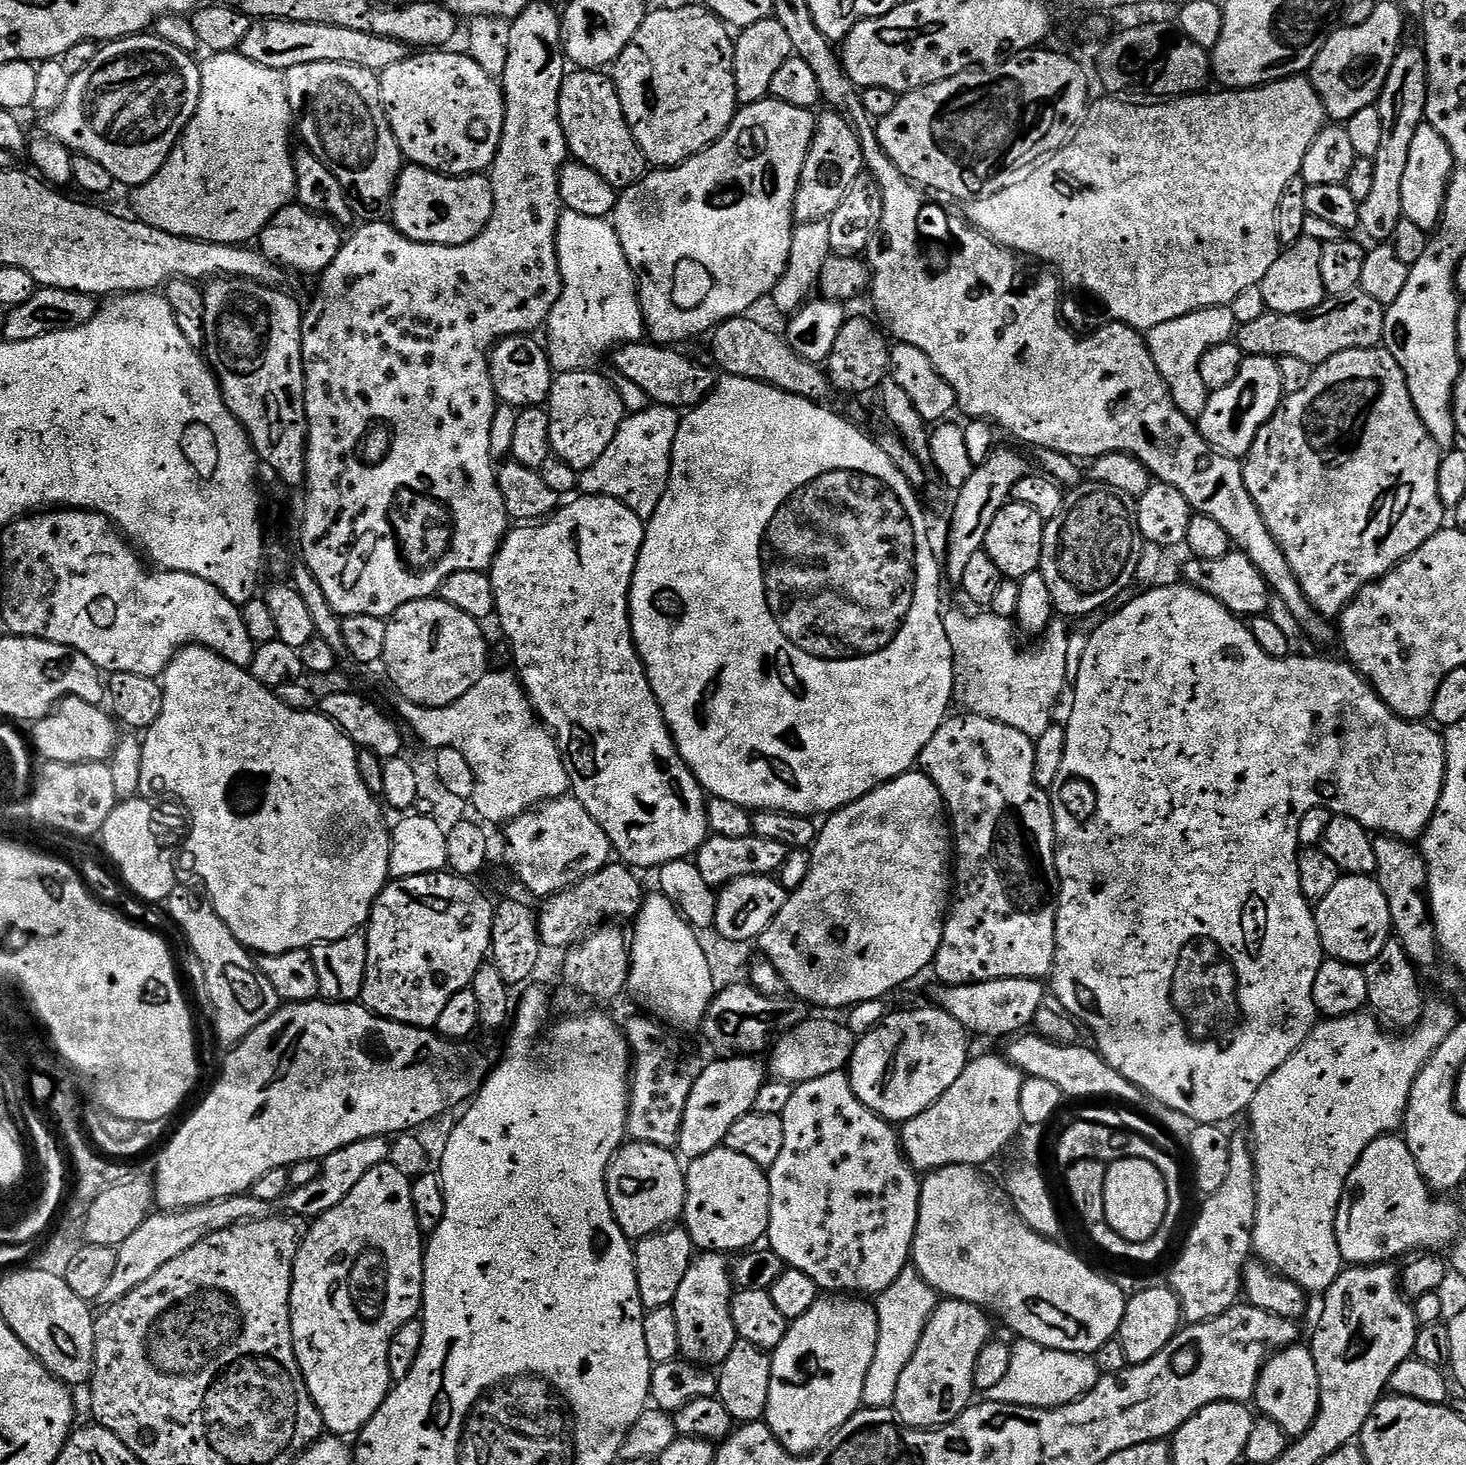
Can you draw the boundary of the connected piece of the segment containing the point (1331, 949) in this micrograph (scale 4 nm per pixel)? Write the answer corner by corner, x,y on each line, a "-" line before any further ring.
1341,875
1340,880
1315,905
1316,929
1325,957
1341,960
1347,964
1363,966
1378,958
1382,946
1393,935
1390,906
1382,886
1372,876

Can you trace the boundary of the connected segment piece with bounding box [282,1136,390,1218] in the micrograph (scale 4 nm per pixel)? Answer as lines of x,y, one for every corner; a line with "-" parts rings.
375,1136
342,1146
342,1150
334,1150
334,1154
324,1157
318,1178
314,1178
310,1186
292,1188
282,1201
283,1207
288,1207
285,1209
293,1216
305,1218
315,1218
329,1212
346,1198
346,1194
350,1194
350,1190
354,1190
354,1186
358,1186
358,1182
362,1182
362,1178
366,1178
366,1174
370,1174
370,1170
374,1170
374,1166
389,1163
389,1147
385,1137

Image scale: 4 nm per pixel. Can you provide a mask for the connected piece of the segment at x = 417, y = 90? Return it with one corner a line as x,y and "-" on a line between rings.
420,50
379,73
380,100
401,153
413,165
443,172
445,176
471,176
491,169
504,129
504,93
497,77
486,74
472,57
452,50

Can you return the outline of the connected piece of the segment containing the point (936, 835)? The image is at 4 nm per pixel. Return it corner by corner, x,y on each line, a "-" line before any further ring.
913,770
904,772
898,778
881,784
870,794
858,798
845,808
839,808
831,813
828,820
819,829
816,843
812,845
812,865
806,882
797,888
785,899
782,910
770,922
770,926
758,937
758,945
763,954
786,982
789,993
795,999
803,1000
805,1004
816,1008
844,1008
850,1010
855,1004
870,1002
871,1000
884,1000
887,992
908,984
923,968
931,969
936,959
936,951
942,942
946,913
950,907
950,893
954,888
954,876
950,869
954,864
954,837
950,827
950,817
944,807
944,799
934,786
934,782
923,771

